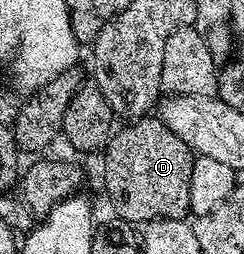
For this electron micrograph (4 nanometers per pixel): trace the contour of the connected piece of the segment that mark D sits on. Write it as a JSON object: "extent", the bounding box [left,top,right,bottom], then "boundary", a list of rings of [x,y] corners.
{"extent":[102,115,194,223],"boundary":[[[145,115],[133,120],[125,129],[117,128],[102,150],[104,157],[104,189],[108,192],[108,201],[117,218],[133,223],[157,221],[159,217],[184,219],[190,213],[190,171],[194,154],[192,148],[156,115]]]}

